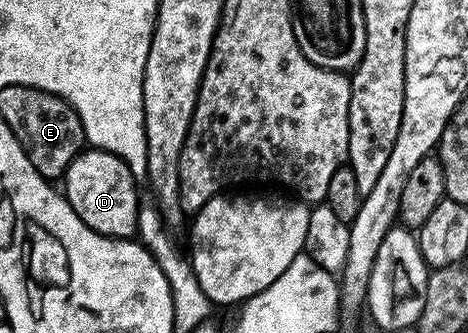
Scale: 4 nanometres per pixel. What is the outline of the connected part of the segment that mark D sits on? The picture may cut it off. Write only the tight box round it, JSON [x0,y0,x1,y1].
[61,148,141,238]

